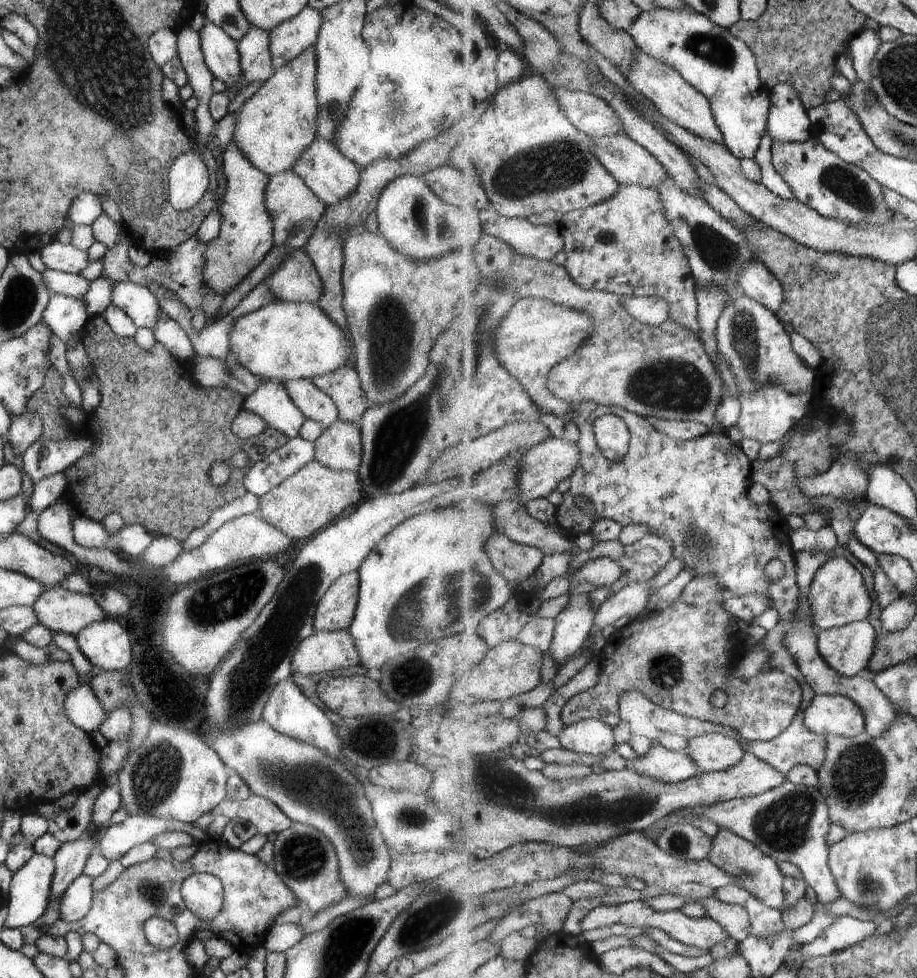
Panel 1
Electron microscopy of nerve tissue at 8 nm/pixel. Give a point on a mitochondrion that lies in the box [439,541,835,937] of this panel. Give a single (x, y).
(501, 787)

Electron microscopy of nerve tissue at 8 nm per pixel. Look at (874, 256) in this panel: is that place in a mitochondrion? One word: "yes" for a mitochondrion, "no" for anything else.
no

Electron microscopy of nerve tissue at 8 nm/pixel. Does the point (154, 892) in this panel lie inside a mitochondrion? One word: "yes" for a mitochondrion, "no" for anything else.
yes

